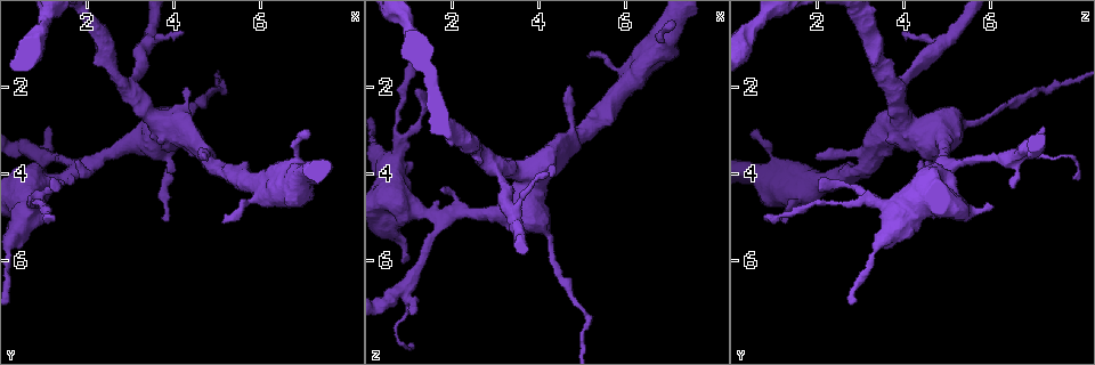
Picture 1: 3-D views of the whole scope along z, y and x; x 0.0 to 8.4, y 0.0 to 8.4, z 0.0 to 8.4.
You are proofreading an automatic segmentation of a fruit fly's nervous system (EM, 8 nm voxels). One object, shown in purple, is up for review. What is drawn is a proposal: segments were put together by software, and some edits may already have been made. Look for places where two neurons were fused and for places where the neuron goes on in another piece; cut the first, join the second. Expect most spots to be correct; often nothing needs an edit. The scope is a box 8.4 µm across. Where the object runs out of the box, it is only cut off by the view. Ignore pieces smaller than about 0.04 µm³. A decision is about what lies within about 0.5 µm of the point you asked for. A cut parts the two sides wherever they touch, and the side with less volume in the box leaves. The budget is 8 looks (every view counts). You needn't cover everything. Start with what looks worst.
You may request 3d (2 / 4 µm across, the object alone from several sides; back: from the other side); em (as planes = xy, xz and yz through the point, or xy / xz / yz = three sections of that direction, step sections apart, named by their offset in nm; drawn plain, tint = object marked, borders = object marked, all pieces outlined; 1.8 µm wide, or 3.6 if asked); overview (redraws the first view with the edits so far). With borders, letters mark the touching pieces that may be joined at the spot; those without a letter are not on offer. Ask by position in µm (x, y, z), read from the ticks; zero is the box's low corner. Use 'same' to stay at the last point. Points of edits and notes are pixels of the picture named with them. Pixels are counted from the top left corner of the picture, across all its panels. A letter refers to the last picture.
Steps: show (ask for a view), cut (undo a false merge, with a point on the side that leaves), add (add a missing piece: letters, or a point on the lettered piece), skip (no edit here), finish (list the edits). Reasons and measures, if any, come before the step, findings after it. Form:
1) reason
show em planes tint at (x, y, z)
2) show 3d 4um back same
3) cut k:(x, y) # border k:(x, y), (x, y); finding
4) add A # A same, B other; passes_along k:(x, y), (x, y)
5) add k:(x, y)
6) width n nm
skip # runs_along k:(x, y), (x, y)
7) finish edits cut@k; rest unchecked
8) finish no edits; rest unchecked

tapers out
show 3d 4um at (1.20, 4.95, 0.80)

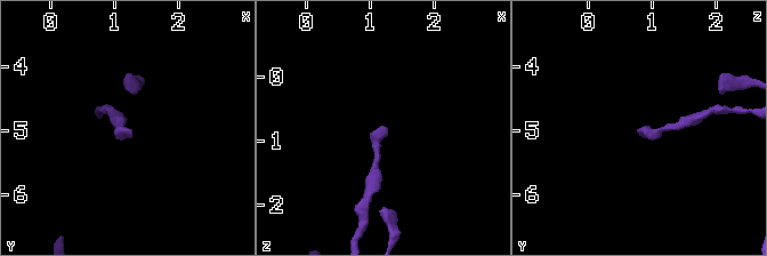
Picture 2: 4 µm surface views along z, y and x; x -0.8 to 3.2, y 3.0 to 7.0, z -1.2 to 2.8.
shape alone is not enough
show em xz step 16 tint at (1.20, 4.95, 0.75)

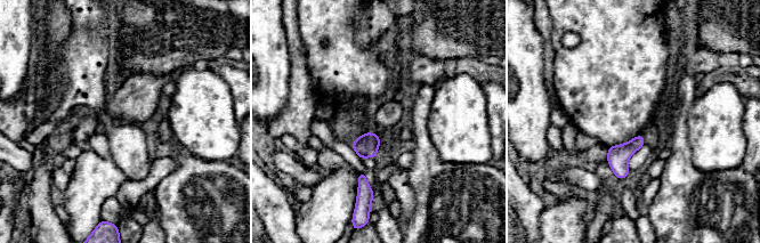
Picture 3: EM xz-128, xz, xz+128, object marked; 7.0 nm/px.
show em yz step 16 borders same

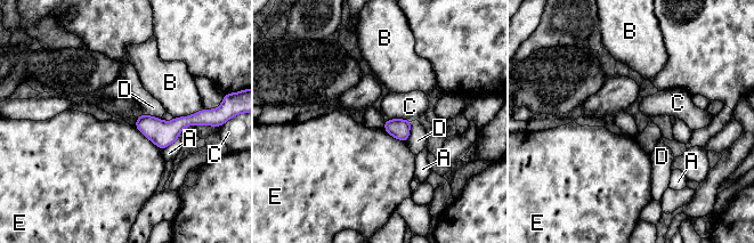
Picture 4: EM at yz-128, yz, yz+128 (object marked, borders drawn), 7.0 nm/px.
skip # A other, B other, C other, D other, E other; border 4:(386, 119), (407, 119), (411, 121); none of them fits

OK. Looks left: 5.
branch stops here
show em planes borders at (4.75, 3.60, 2.00)

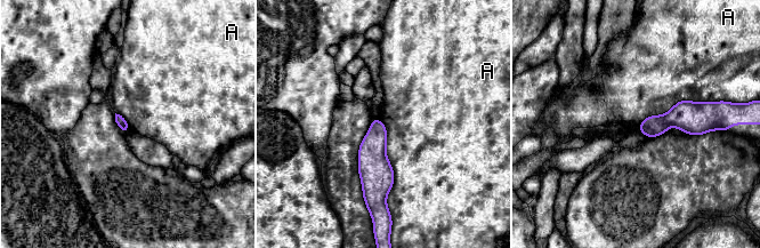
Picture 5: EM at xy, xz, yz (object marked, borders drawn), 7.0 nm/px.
longest_contact A 600 nm
skip # A other; border 5:(378, 119), (393, 170), (386, 201); no lettered piece goes on from it

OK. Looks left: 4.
arms part here
show em planes borders at (1.75, 4.00, 4.95)

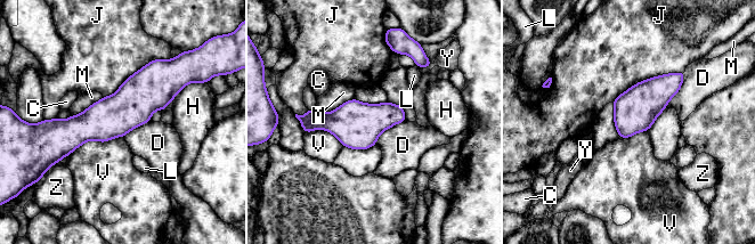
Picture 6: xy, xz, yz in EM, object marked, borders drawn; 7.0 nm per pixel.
skip # C other, D other, H other, J other, L other, M other, V other, Y other, Z other; all the same neuron

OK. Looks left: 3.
finish no edits; rest unchecked

